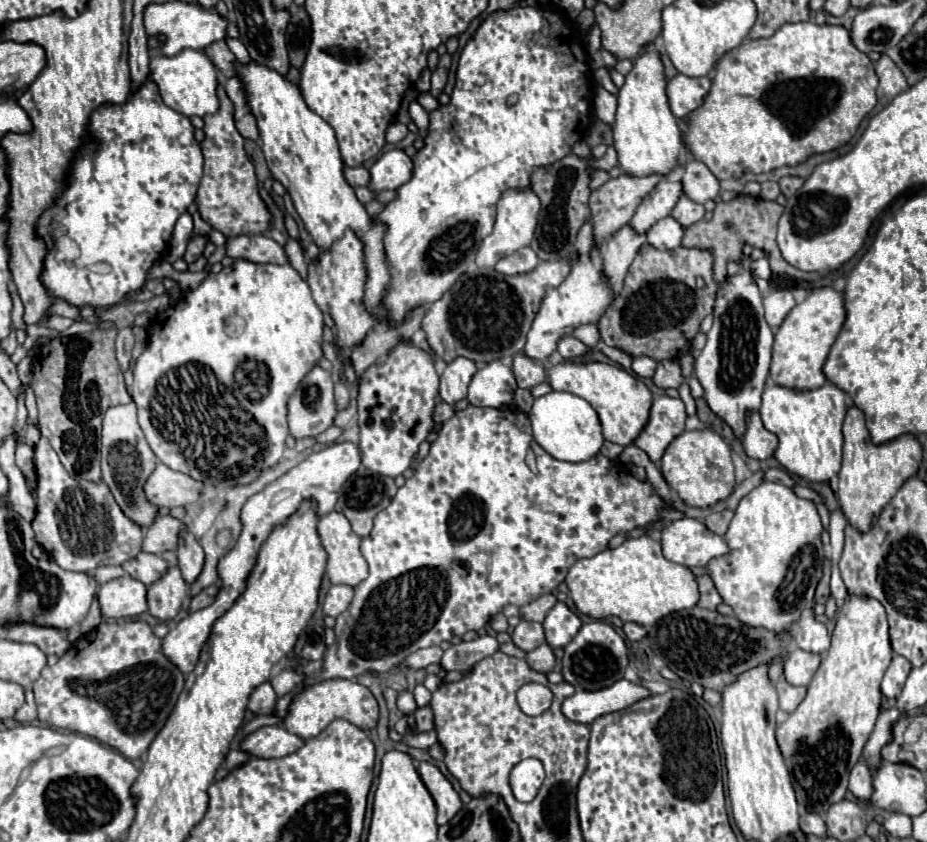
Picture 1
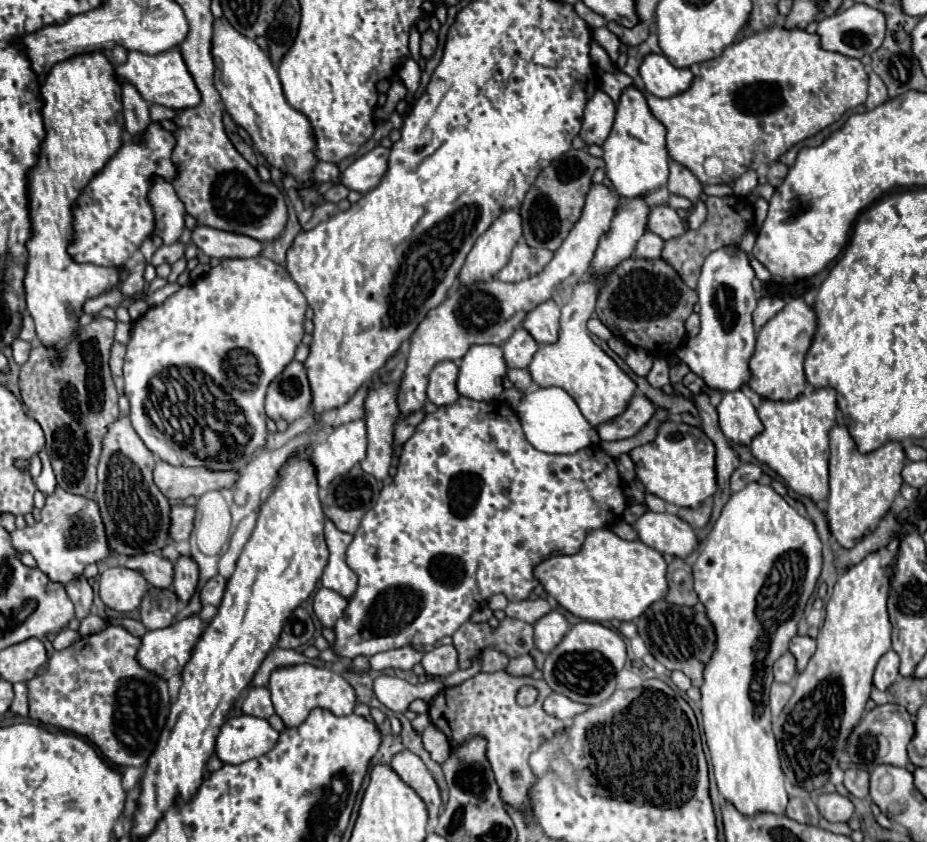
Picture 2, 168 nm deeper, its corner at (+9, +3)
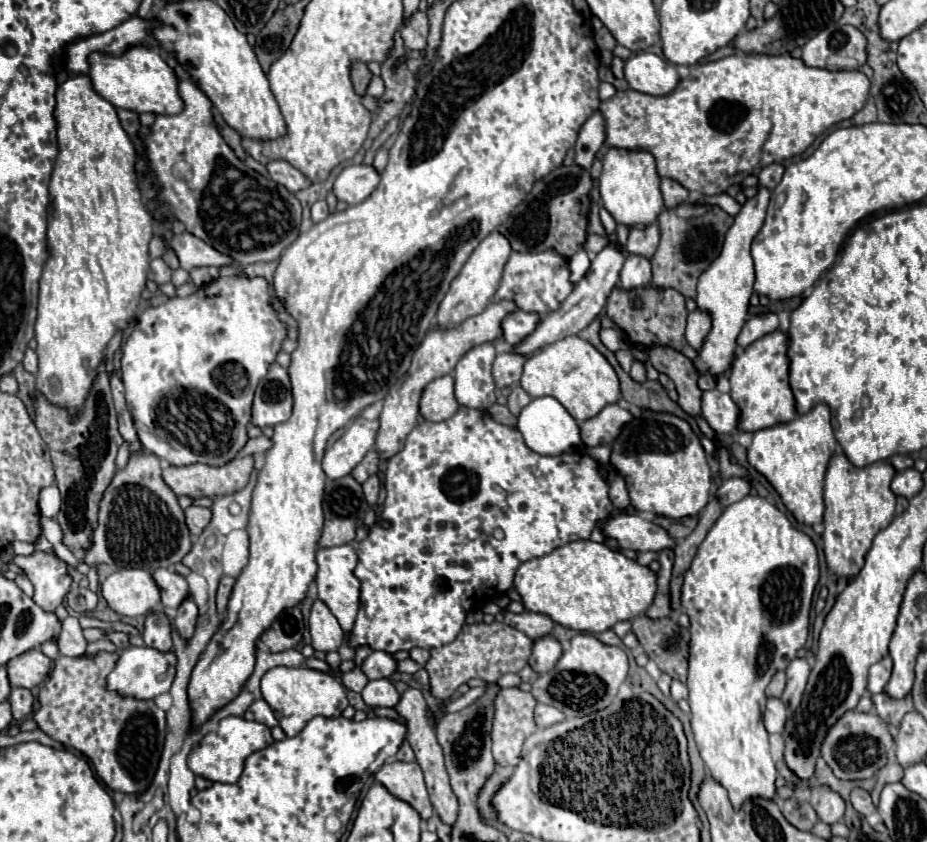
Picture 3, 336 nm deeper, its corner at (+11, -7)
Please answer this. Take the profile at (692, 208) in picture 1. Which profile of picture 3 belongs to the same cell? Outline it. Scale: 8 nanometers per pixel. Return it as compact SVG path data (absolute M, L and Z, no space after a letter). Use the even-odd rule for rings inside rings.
M652 223L650 227L644 229L632 229L626 241L626 249L634 255L642 255L642 257L652 257L656 247L660 243L660 227L656 223Z

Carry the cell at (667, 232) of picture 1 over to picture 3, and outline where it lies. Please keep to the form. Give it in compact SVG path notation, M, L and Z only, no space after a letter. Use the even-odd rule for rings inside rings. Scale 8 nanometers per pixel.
M630 255L626 257L624 269L620 271L620 287L632 289L638 285L648 285L652 279L652 263L650 259L642 255Z

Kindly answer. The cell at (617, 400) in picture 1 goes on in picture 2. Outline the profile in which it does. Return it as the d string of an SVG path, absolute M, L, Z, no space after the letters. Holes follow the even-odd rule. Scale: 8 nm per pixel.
M586 279L584 283L576 285L570 301L562 307L560 331L556 343L540 345L532 363L528 365L532 381L538 387L554 385L568 391L568 395L578 403L586 421L594 427L600 425L600 421L608 421L616 417L616 413L622 413L624 405L628 405L628 397L632 397L632 393L636 391L634 381L616 365L616 361L610 355L606 355L592 341L586 327L602 285L604 281L592 281L592 279Z

